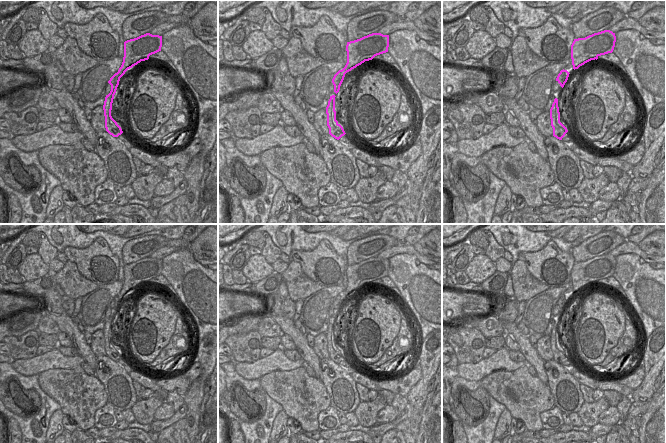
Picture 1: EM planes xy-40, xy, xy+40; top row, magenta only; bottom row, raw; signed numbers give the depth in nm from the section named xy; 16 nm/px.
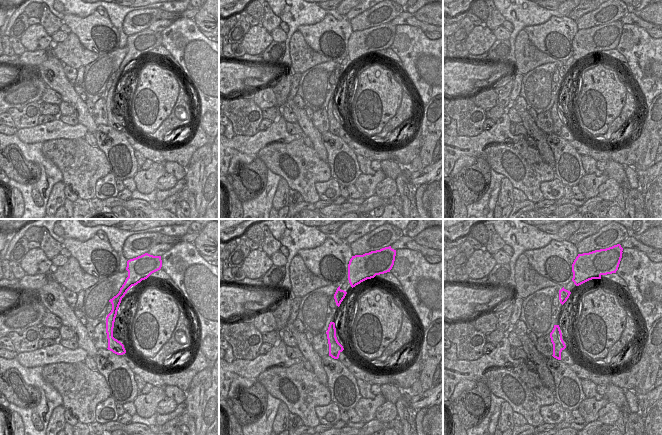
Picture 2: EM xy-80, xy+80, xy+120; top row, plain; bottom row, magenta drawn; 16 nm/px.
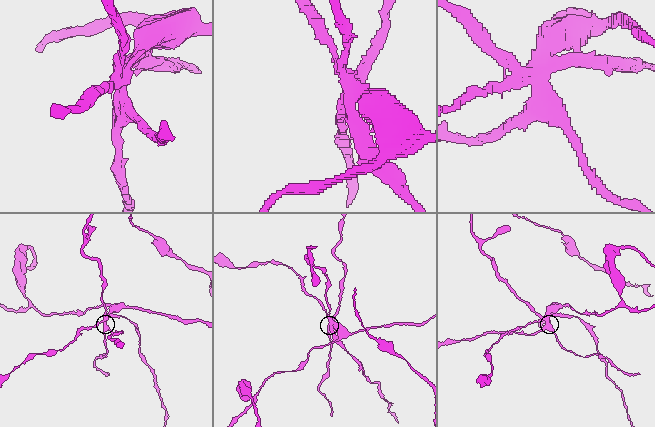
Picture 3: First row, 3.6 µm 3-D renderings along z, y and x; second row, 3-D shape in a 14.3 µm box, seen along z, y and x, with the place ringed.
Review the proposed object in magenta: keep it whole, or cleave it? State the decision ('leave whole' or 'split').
split

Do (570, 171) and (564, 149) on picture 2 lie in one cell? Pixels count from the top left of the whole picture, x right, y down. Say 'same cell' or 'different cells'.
same cell

